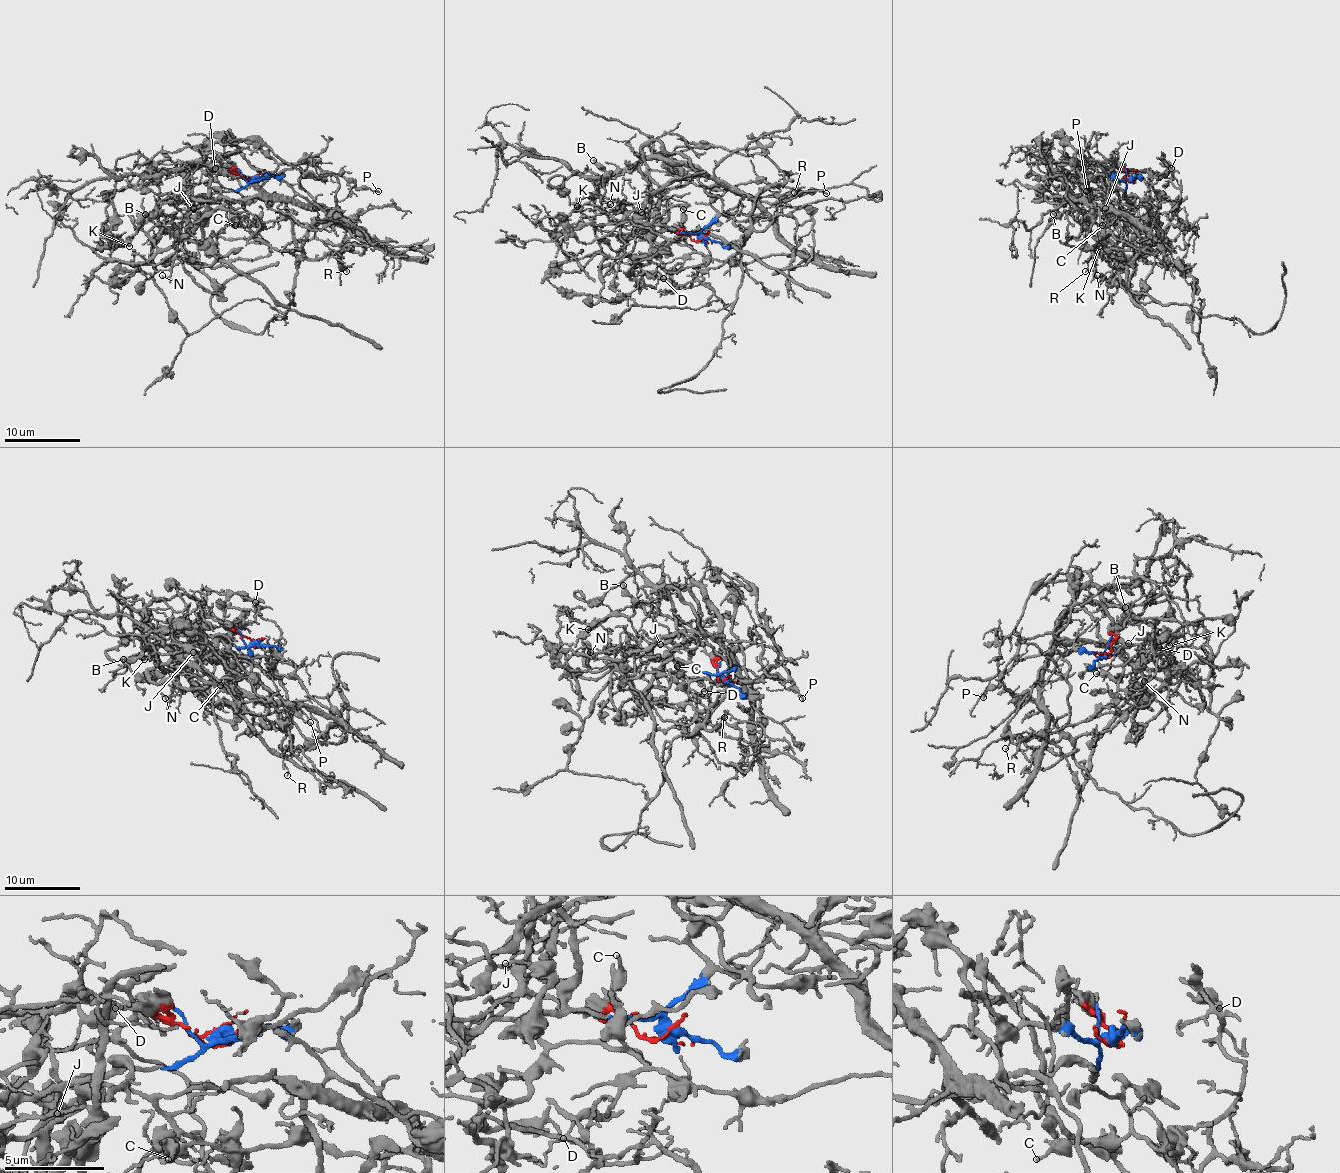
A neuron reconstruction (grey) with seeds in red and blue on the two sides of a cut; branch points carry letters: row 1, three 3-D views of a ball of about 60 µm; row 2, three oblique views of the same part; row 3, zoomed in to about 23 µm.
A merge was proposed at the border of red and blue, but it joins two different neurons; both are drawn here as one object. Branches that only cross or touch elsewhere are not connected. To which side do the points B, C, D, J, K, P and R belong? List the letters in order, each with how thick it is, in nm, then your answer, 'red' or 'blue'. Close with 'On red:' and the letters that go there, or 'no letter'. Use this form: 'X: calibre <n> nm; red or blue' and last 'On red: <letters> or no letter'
B: calibre 320 nm; blue
C: calibre 180 nm; blue
D: calibre 190 nm; blue
J: calibre 160 nm; red
K: calibre 380 nm; blue
P: calibre 160 nm; blue
R: calibre 80 nm; blue
On red: J

